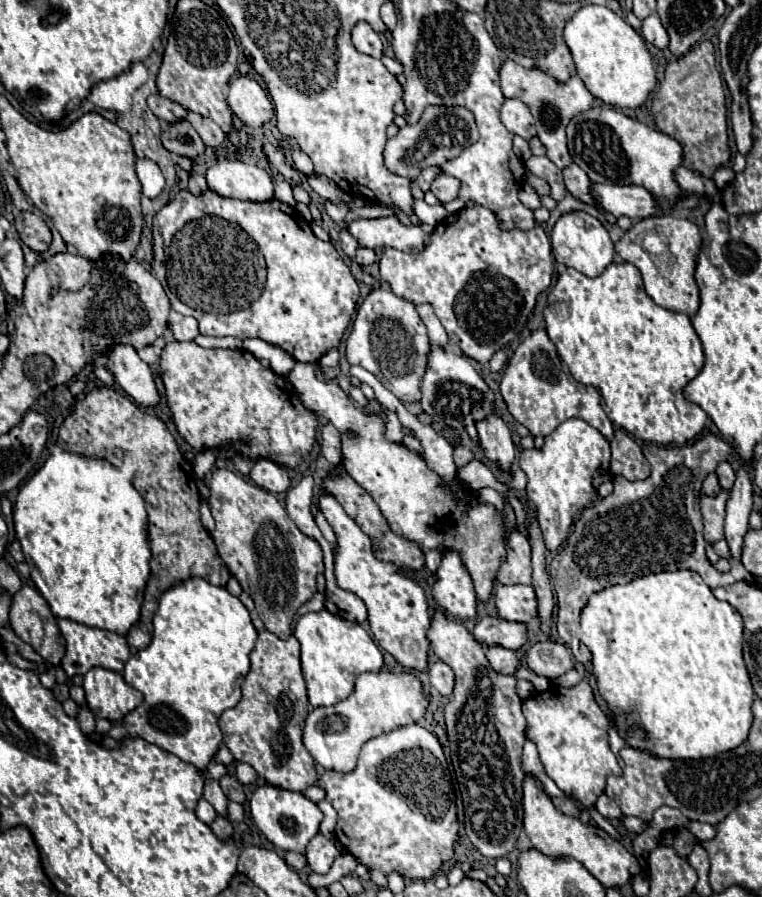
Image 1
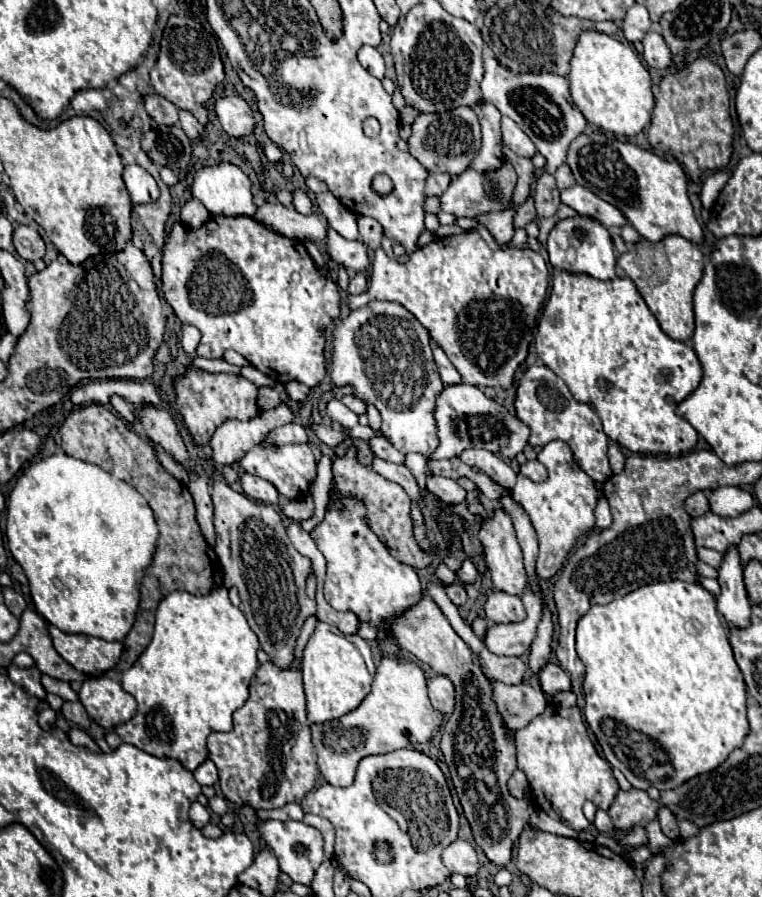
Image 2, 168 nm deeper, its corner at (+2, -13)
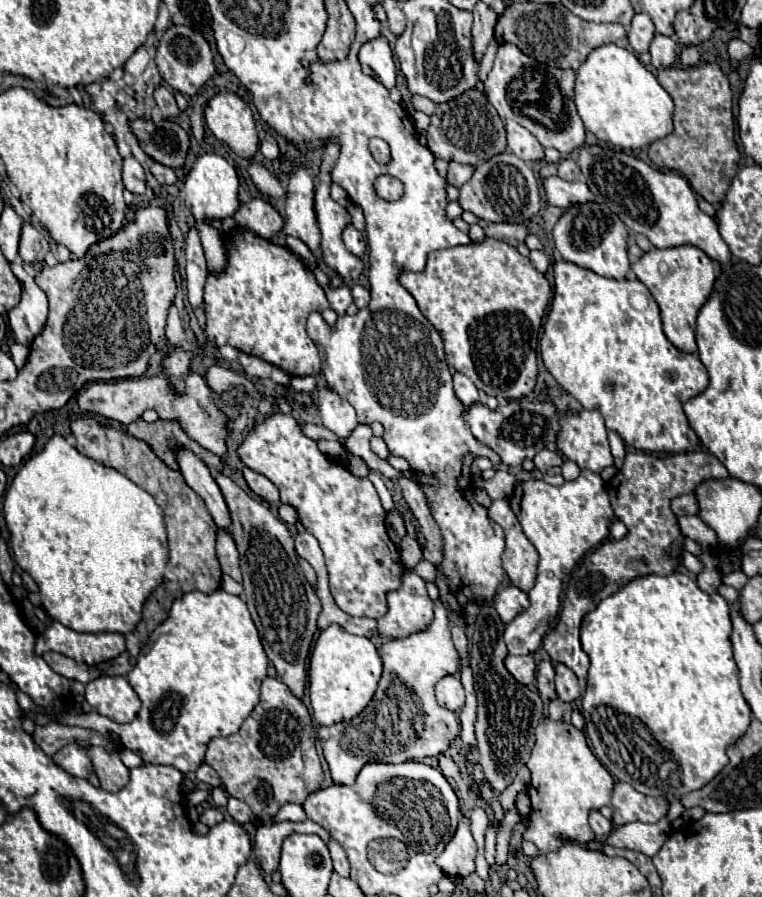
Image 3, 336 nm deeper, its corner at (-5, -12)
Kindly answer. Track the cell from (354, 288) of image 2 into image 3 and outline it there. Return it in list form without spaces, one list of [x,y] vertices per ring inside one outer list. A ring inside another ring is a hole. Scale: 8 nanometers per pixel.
[[[354,286],[352,288],[352,298],[354,298],[354,304],[358,308],[366,308],[368,302],[370,302],[370,292],[364,286]]]

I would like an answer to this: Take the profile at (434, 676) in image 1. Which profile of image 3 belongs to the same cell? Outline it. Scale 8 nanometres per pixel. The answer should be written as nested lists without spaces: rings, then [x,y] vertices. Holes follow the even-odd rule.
[[[444,676],[436,684],[436,700],[440,706],[458,712],[464,706],[464,688],[456,676]]]

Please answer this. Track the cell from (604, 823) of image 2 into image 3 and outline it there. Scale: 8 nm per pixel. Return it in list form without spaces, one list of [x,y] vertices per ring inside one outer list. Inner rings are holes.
[[[592,810],[592,812],[590,812],[588,822],[590,822],[590,828],[592,828],[594,834],[596,834],[596,840],[606,838],[606,836],[610,834],[610,830],[612,830],[612,822],[606,820],[598,810]]]

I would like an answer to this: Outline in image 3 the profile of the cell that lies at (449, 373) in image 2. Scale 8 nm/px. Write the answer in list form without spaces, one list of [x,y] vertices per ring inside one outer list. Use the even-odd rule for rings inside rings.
[[[454,374],[454,392],[456,396],[460,398],[460,402],[468,408],[472,404],[478,404],[480,402],[480,392],[478,388],[470,382],[470,378],[466,378],[464,374]]]

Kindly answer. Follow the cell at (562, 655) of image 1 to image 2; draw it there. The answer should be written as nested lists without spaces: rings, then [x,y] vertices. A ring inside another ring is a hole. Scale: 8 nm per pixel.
[[[547,663],[539,671],[539,685],[547,695],[555,695],[557,691],[567,691],[571,689],[571,679],[569,675],[555,663]]]

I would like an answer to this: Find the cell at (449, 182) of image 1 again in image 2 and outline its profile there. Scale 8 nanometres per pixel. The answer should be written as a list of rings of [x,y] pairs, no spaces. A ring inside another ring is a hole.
[[[505,161],[499,171],[491,171],[491,175],[479,175],[477,171],[467,169],[463,175],[457,175],[447,187],[447,191],[439,197],[441,209],[455,217],[477,217],[481,213],[501,211],[511,205],[511,193],[515,183],[517,183],[517,173],[509,161]],[[491,181],[493,181],[493,187],[491,187]]]

